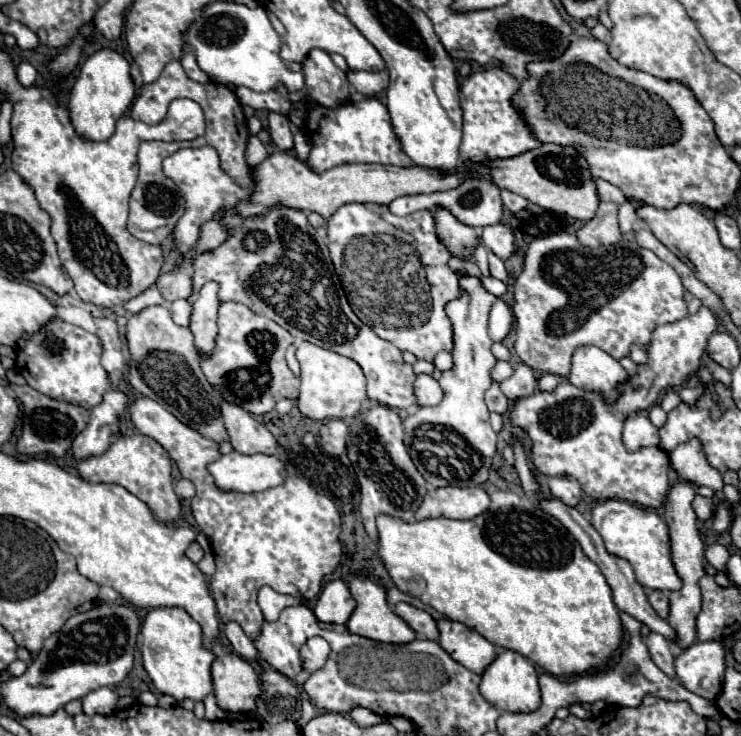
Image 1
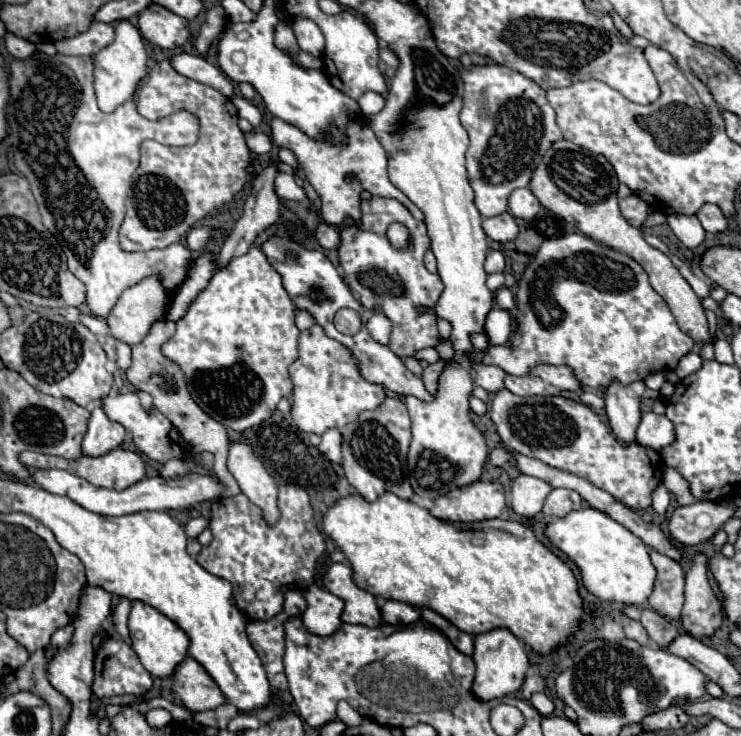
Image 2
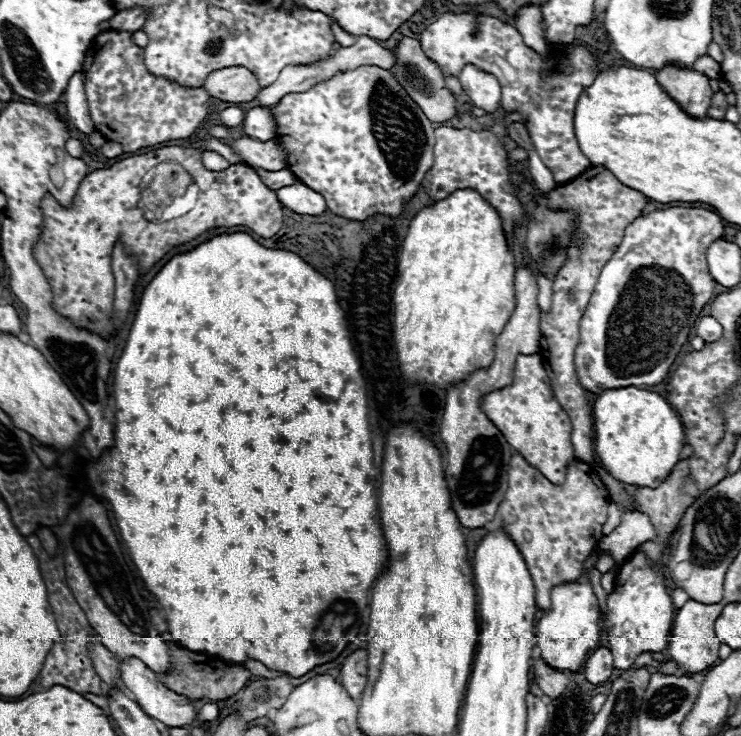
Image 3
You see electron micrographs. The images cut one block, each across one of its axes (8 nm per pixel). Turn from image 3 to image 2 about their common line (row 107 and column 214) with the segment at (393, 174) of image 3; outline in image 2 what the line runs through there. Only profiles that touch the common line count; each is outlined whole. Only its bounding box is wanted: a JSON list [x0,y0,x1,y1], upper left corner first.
[162,232,300,432]

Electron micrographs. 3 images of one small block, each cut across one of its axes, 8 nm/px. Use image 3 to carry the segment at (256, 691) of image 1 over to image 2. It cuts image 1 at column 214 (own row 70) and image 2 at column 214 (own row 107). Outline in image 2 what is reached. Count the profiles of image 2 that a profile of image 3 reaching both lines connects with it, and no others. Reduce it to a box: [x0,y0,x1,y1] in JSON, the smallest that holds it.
[172,658,226,712]

